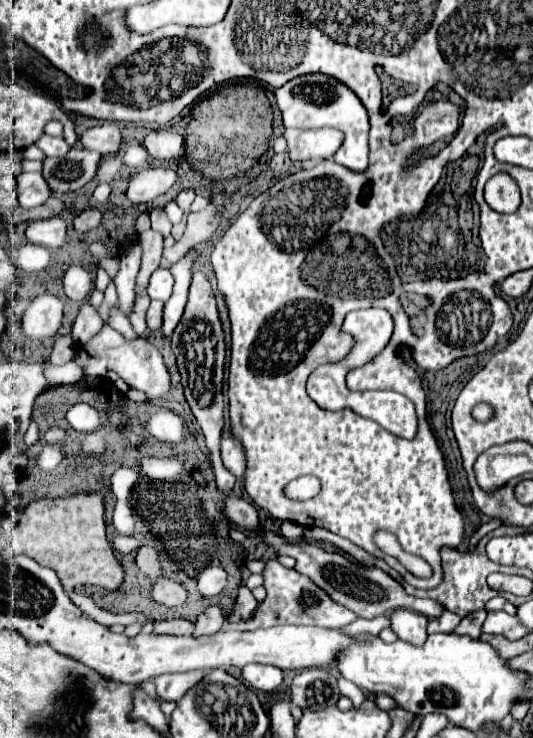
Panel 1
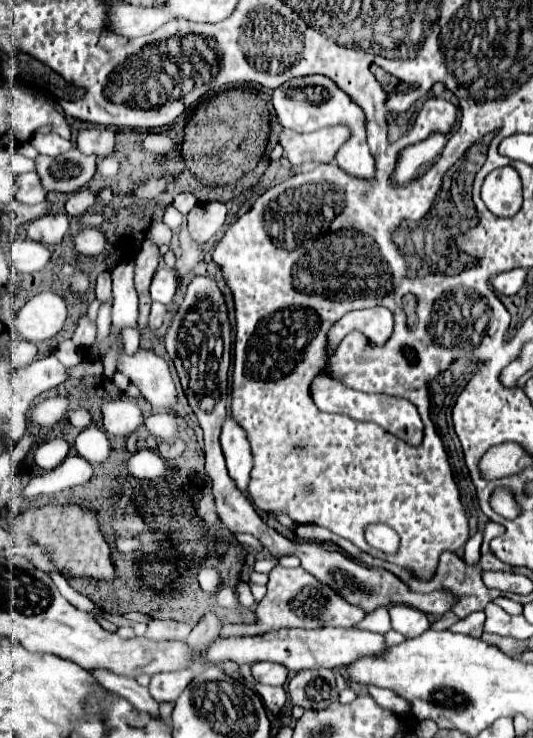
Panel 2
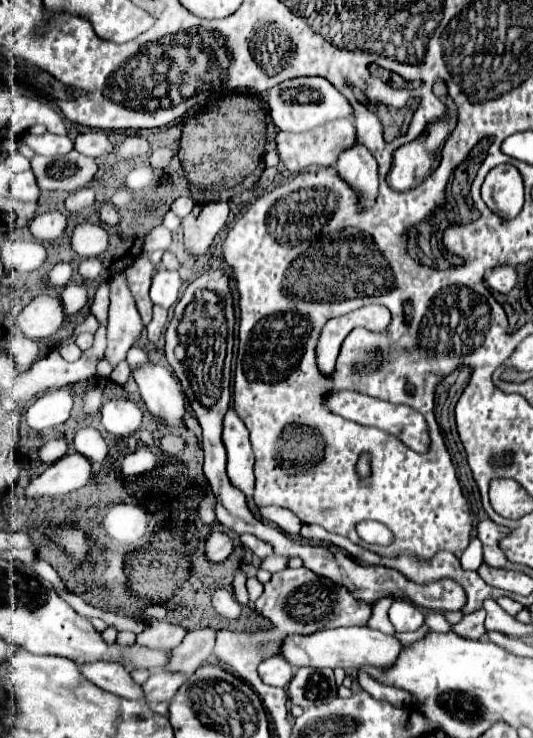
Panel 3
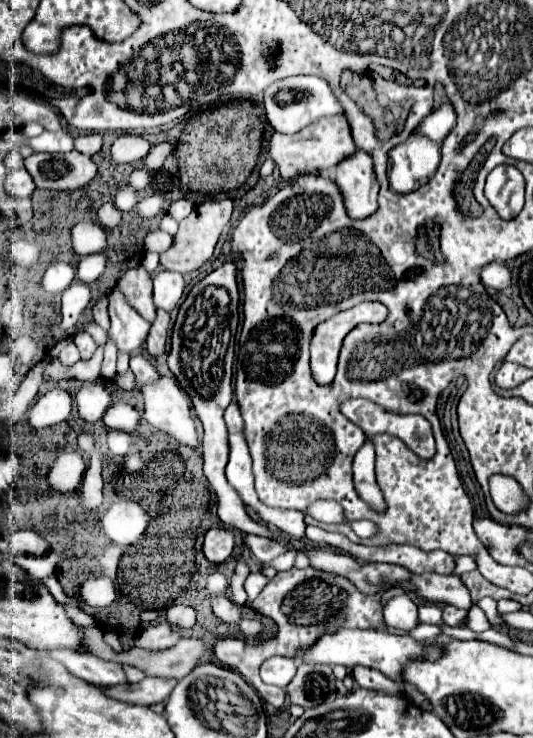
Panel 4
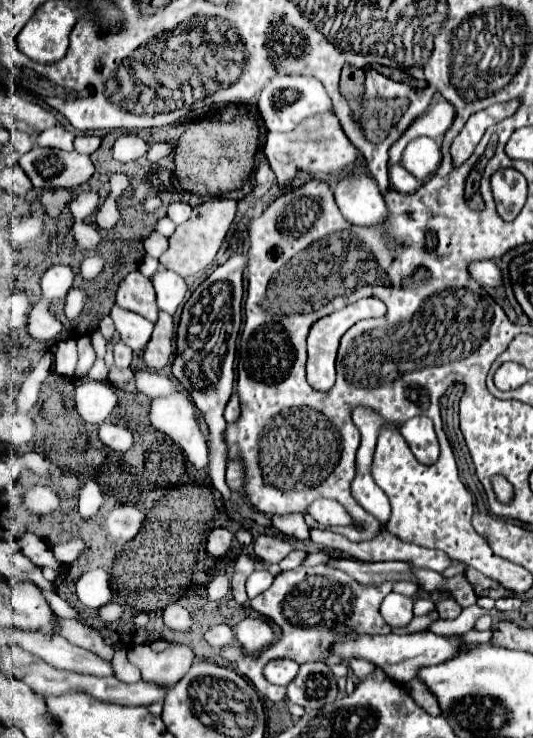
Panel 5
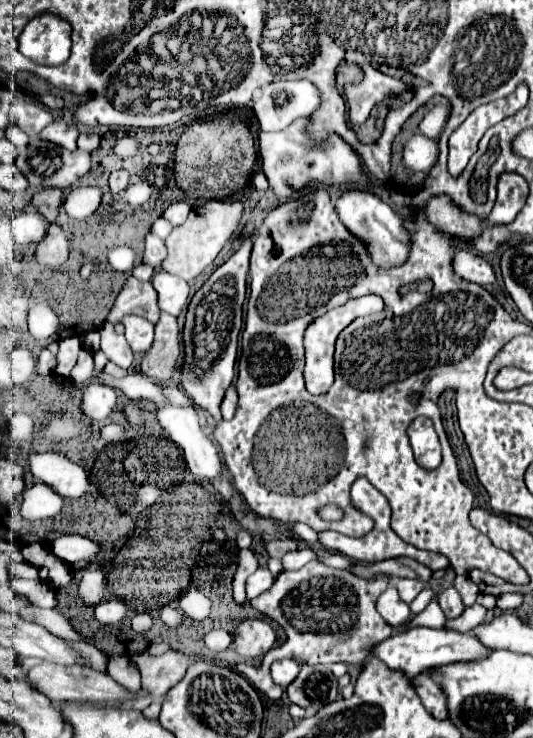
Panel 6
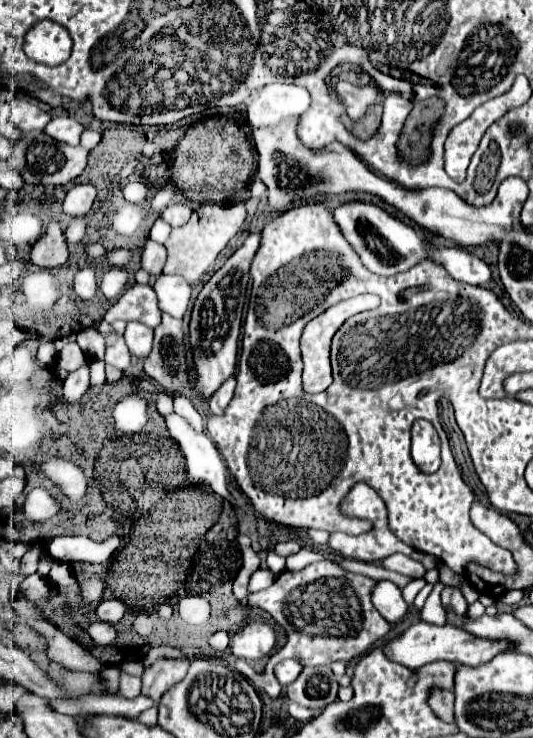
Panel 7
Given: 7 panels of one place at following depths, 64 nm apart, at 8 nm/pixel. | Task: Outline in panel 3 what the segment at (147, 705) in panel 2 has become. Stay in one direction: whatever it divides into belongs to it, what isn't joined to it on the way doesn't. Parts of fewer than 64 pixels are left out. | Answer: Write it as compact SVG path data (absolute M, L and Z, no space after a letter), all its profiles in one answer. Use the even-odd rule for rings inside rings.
M90 662L90 664L78 664L80 674L90 680L92 684L96 684L98 688L112 692L116 696L128 698L128 700L140 700L142 702L142 688L140 684L136 684L128 670L118 664L118 662Z

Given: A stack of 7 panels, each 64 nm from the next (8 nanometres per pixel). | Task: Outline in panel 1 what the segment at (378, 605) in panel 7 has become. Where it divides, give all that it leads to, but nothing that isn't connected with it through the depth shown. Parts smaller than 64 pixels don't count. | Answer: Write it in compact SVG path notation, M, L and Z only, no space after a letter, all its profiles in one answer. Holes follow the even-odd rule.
M396 608L390 614L392 620L392 630L398 634L400 640L410 642L410 644L424 644L426 640L426 626L428 618L418 612L410 612L406 608Z

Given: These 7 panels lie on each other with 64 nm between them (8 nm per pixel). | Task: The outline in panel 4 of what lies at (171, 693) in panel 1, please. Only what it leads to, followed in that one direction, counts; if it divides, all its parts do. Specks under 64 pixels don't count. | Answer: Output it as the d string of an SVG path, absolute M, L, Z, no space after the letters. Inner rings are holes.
M144 678L138 684L98 686L98 690L114 700L122 700L128 704L140 704L140 706L152 706L152 704L164 702L174 686L176 686L176 680Z

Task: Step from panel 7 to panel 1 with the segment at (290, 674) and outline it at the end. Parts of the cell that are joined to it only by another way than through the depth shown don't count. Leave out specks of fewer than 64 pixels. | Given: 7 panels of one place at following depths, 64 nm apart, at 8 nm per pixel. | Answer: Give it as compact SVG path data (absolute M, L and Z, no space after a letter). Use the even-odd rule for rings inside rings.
M248 664L242 668L242 676L248 682L248 686L252 686L258 692L280 688L284 682L284 672L268 664Z

